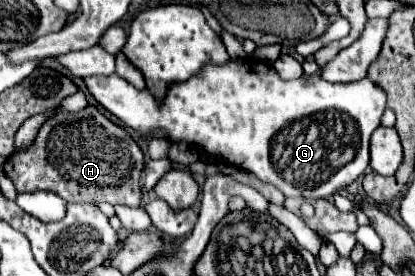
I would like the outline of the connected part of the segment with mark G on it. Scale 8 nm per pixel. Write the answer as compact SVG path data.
M245 58L243 62L239 60L231 60L227 64L221 64L221 66L213 66L213 64L207 64L197 76L193 76L189 82L179 82L179 84L173 84L169 86L169 92L167 92L167 98L163 104L157 104L155 98L151 98L149 90L137 90L133 84L129 84L127 80L123 80L121 76L117 74L111 74L111 76L87 76L83 78L85 80L85 86L87 90L91 92L91 96L109 112L113 114L119 122L123 122L125 126L137 130L139 134L147 136L149 130L153 128L161 128L169 134L169 138L173 142L187 142L195 148L199 148L201 152L205 152L211 160L217 160L217 162L227 162L227 164L233 164L241 170L247 170L247 172L253 172L259 180L263 182L269 182L273 186L277 186L285 196L303 196L303 198L331 198L333 194L337 194L339 190L347 188L349 184L353 184L363 172L365 168L369 166L369 138L373 134L373 130L381 124L381 116L385 112L385 102L387 102L387 96L385 92L381 90L381 86L377 86L375 82L371 82L369 78L363 78L363 80L357 80L357 82L349 82L349 84L331 84L331 82L325 82L321 78L315 78L315 76L303 76L303 78L297 78L297 80L281 80L279 74L275 72L275 68L271 64L265 64L265 62L257 62L255 58Z

